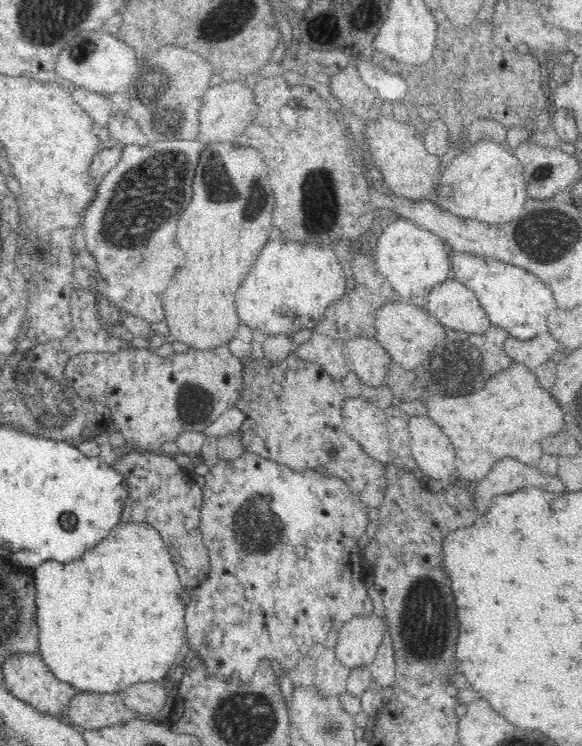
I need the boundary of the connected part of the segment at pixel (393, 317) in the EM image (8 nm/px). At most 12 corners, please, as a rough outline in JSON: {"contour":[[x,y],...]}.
{"contour":[[384,304],[376,341],[416,368],[446,336],[420,306]]}

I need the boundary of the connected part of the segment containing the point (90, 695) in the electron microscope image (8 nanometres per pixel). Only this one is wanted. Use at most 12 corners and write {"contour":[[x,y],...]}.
{"contour":[[82,691],[64,711],[84,729],[139,717],[121,695]]}

